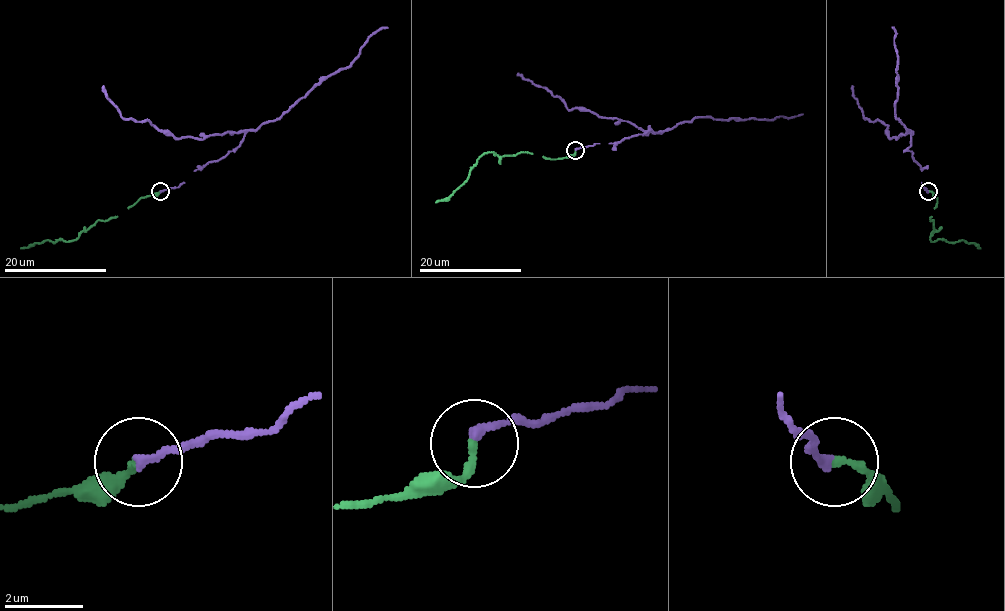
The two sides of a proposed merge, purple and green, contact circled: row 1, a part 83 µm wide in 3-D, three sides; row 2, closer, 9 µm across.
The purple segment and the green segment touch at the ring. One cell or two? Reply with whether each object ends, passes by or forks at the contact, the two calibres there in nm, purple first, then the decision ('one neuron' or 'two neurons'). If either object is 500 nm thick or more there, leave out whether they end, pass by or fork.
purple ends; green ends; calibres 240 and 200 nm; one neuron

